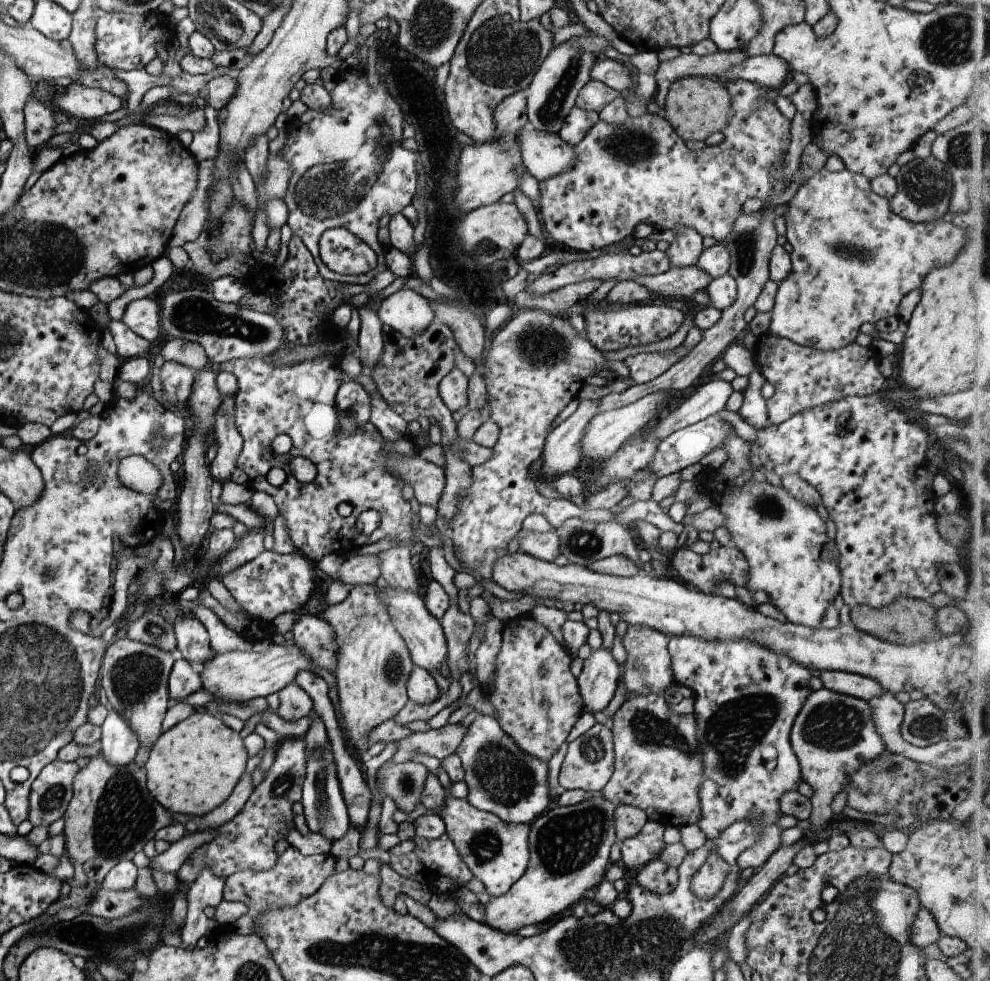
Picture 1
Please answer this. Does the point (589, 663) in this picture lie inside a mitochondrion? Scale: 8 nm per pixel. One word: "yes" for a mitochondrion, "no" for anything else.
no

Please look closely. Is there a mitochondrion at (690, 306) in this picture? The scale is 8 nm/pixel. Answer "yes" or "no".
no

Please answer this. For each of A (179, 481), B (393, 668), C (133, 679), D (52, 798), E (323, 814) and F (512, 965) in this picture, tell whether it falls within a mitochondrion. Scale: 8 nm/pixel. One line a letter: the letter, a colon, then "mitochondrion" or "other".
A: other
B: mitochondrion
C: mitochondrion
D: mitochondrion
E: mitochondrion
F: other

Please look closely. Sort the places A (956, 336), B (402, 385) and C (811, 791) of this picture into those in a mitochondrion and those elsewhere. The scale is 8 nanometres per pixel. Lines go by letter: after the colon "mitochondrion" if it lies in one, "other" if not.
A: other
B: other
C: other

